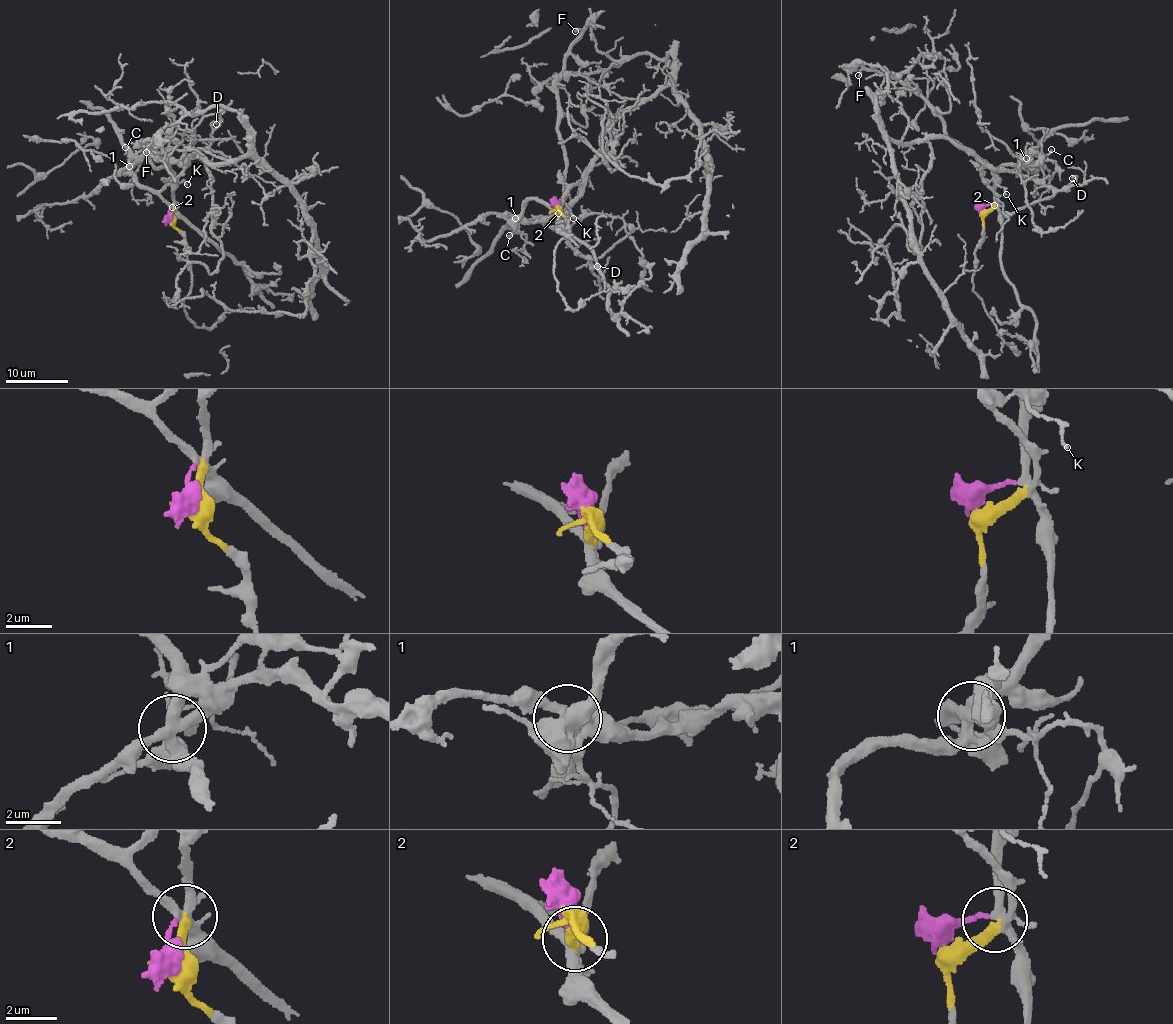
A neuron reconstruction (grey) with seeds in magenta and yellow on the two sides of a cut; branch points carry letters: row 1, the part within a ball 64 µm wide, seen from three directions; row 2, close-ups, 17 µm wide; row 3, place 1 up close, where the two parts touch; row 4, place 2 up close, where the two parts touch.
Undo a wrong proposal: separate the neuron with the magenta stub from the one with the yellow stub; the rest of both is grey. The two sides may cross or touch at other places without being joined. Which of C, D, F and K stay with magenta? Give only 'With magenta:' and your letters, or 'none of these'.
With magenta: C, F, K

